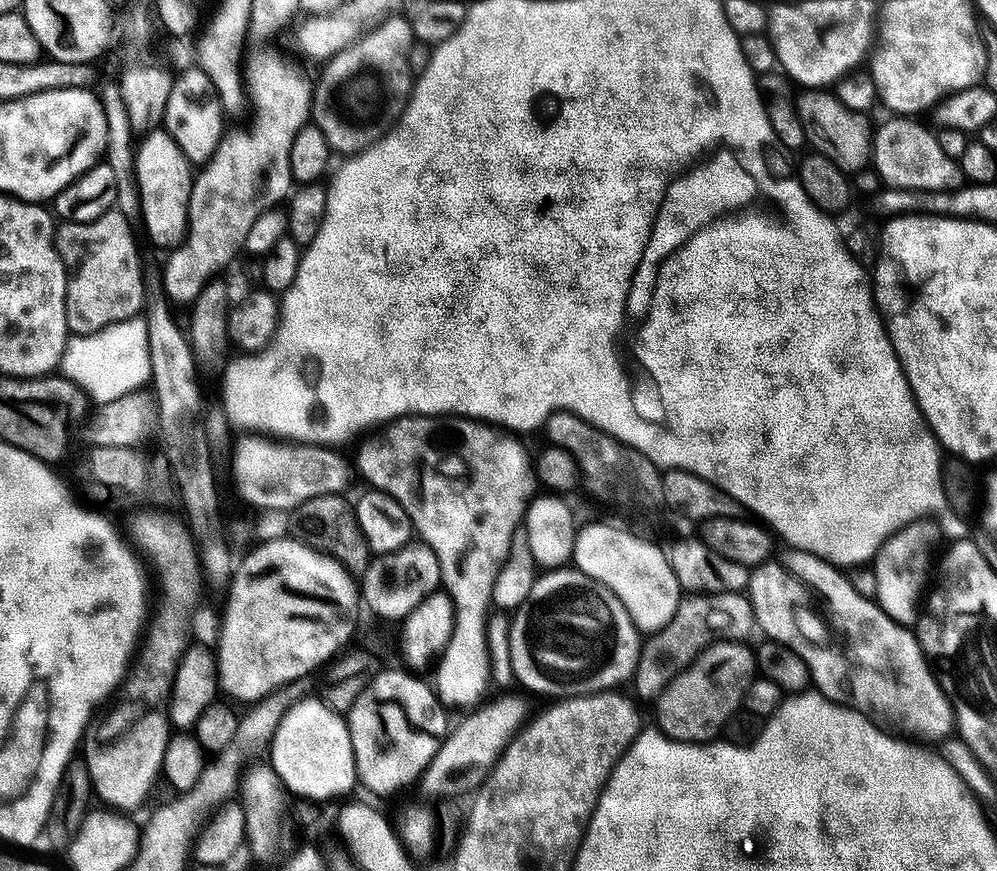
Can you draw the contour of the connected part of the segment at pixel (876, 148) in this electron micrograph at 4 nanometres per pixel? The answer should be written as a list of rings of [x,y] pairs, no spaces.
[[[888,118],[884,125],[875,129],[872,137],[872,158],[881,181],[890,188],[909,188],[910,190],[930,190],[949,192],[964,187],[966,181],[960,162],[950,158],[938,147],[938,138],[933,129],[919,124],[916,118]]]

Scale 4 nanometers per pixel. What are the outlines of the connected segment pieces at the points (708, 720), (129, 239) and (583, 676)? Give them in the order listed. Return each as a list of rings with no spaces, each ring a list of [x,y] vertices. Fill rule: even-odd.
[[[718,640],[703,648],[691,666],[683,668],[655,701],[659,731],[671,740],[687,744],[715,741],[729,718],[743,705],[746,690],[758,675],[756,653],[748,646],[739,640]]]
[[[117,210],[102,214],[89,224],[64,222],[55,229],[56,249],[64,259],[68,270],[68,293],[66,294],[66,318],[68,330],[73,336],[94,334],[100,328],[139,317],[144,307],[142,257],[136,249],[137,233],[128,225],[126,218]]]
[[[565,566],[555,570],[545,571],[543,574],[537,575],[533,582],[533,588],[529,592],[529,596],[515,609],[514,615],[511,617],[509,626],[509,648],[510,662],[513,666],[513,674],[515,683],[521,684],[524,688],[529,688],[532,692],[537,692],[540,696],[552,696],[548,698],[567,698],[569,696],[586,696],[594,692],[606,692],[620,686],[623,680],[631,681],[636,671],[636,663],[640,657],[642,647],[642,634],[634,626],[634,622],[630,618],[630,614],[626,614],[626,606],[622,606],[622,602],[614,595],[614,593],[600,583],[600,581],[590,578],[585,572],[580,571],[575,566]]]

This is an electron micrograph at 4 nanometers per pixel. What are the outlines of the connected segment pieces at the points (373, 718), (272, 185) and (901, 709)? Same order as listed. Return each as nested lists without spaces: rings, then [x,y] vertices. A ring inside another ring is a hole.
[[[388,668],[385,672],[377,671],[356,695],[354,706],[350,706],[346,714],[348,733],[354,750],[356,779],[376,796],[388,796],[391,792],[402,791],[407,784],[415,785],[450,731],[447,716],[449,713],[437,698],[433,685],[429,681],[427,684],[426,681],[419,680],[416,677],[419,675],[411,671],[403,671],[399,672],[396,668]]]
[[[268,48],[247,53],[242,64],[242,75],[250,110],[252,106],[252,121],[245,128],[229,127],[220,137],[220,144],[207,164],[195,173],[188,203],[188,233],[184,236],[183,243],[167,253],[168,261],[164,260],[162,264],[165,294],[172,302],[178,300],[187,305],[210,280],[219,277],[229,267],[227,264],[239,252],[241,254],[246,234],[249,233],[250,226],[254,226],[254,221],[264,212],[283,205],[294,188],[290,170],[290,146],[294,146],[294,134],[309,123],[312,115],[313,77],[308,77],[294,61],[287,60],[282,53],[271,52]]]
[[[784,550],[780,564],[776,558],[769,558],[751,569],[746,595],[756,615],[756,628],[764,631],[767,639],[790,646],[790,650],[806,662],[815,691],[845,704],[847,708],[858,710],[901,738],[932,742],[928,740],[947,741],[953,735],[952,703],[940,688],[935,671],[929,667],[930,661],[921,650],[915,631],[903,624],[895,624],[875,600],[862,598],[837,565],[828,564],[809,552]]]

